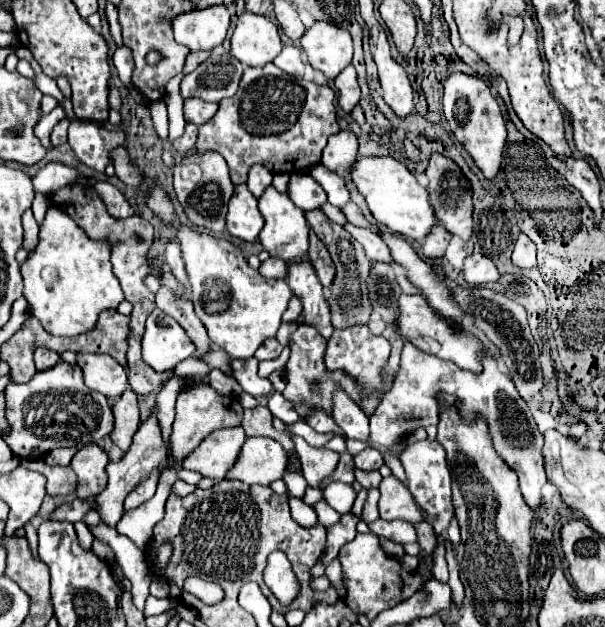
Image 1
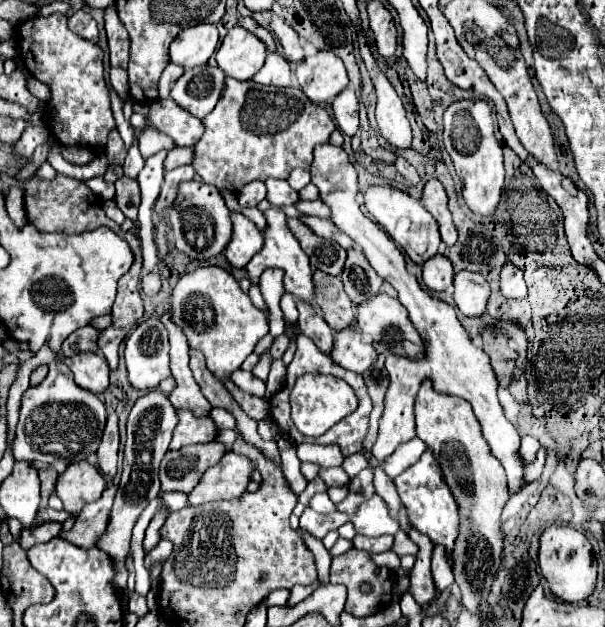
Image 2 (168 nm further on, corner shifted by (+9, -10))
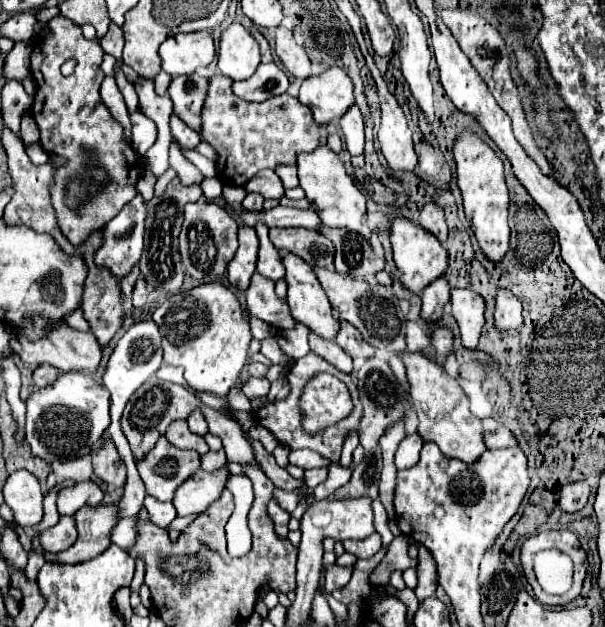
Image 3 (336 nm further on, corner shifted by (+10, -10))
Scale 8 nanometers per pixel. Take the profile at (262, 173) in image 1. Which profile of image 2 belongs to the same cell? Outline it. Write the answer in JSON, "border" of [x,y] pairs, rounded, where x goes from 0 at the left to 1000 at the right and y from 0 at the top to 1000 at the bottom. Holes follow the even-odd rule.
{"border":[[[418,287],[412,290],[398,306],[395,306],[395,329],[408,332],[408,329],[425,329],[435,316],[438,316],[438,293],[431,287]]]}

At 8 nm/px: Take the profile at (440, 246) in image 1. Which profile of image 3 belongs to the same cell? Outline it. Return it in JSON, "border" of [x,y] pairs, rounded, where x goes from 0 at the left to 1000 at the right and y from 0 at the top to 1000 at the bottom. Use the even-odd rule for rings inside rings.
{"border":[[[724,443],[698,466],[698,494],[694,507],[704,517],[721,517],[734,504],[734,488],[744,482],[744,456],[737,443]]]}

